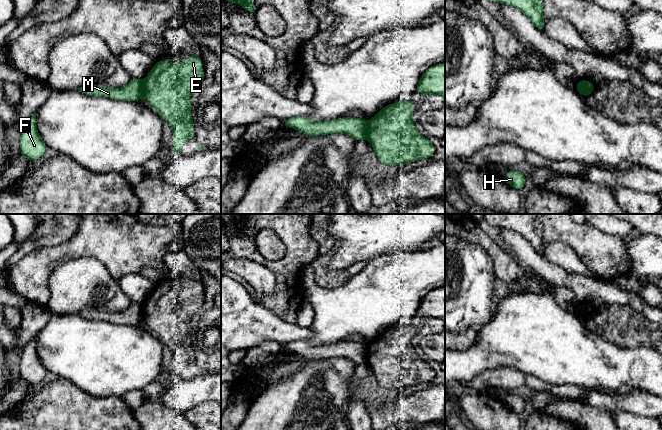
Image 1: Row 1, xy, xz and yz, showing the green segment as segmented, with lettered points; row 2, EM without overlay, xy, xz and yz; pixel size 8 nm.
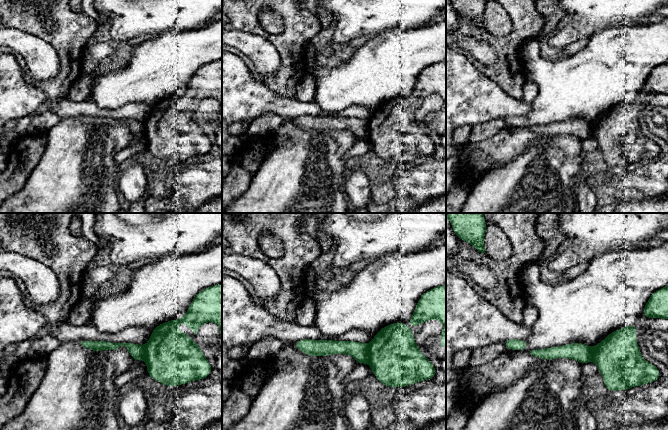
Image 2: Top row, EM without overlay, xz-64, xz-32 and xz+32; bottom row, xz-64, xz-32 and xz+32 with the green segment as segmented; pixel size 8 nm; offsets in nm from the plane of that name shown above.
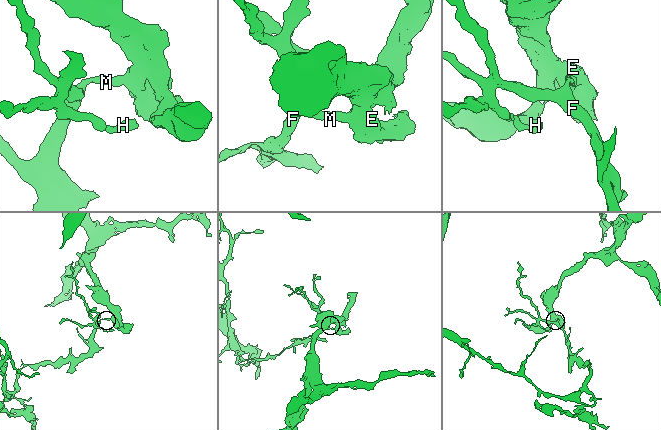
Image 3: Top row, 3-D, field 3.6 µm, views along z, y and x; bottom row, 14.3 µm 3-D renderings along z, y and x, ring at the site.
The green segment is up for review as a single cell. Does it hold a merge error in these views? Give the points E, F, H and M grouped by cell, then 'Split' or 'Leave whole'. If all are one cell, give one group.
Groups: E / F H M. Split

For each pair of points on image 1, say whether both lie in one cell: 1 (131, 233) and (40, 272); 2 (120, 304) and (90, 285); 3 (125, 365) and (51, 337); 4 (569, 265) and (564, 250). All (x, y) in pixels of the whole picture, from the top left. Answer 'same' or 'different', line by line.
1: same
2: same
3: same
4: same

